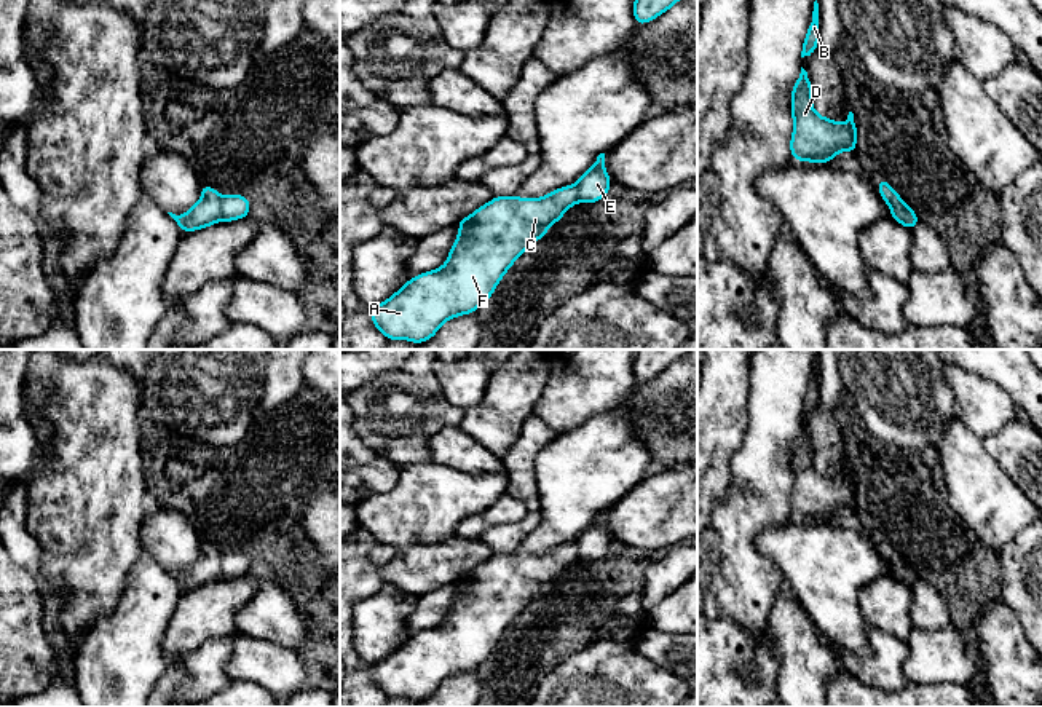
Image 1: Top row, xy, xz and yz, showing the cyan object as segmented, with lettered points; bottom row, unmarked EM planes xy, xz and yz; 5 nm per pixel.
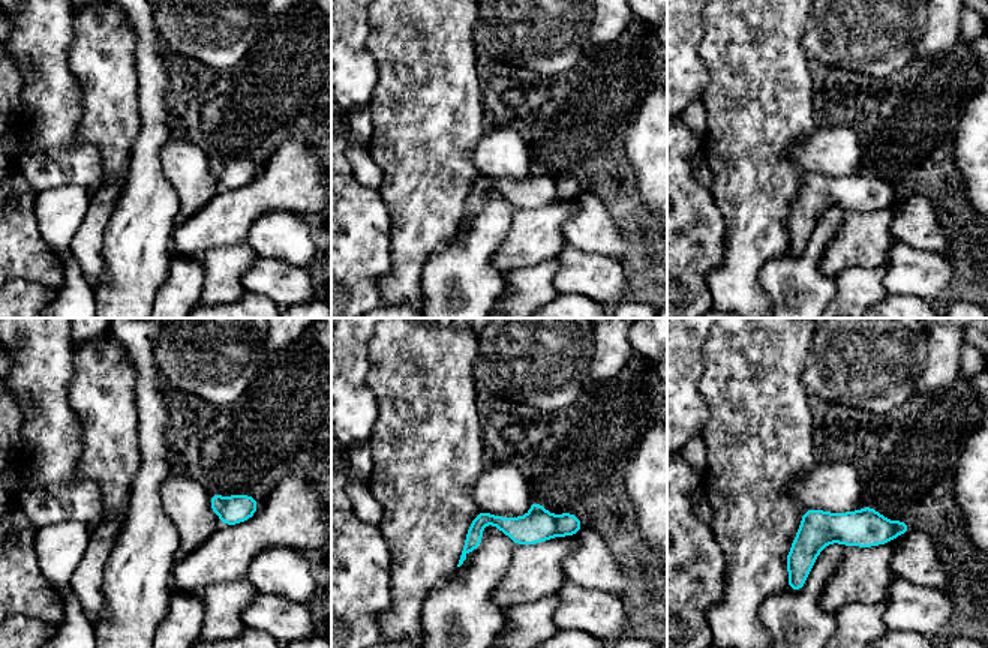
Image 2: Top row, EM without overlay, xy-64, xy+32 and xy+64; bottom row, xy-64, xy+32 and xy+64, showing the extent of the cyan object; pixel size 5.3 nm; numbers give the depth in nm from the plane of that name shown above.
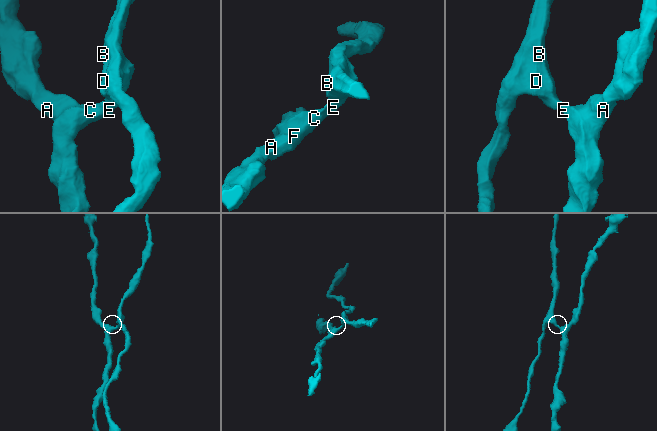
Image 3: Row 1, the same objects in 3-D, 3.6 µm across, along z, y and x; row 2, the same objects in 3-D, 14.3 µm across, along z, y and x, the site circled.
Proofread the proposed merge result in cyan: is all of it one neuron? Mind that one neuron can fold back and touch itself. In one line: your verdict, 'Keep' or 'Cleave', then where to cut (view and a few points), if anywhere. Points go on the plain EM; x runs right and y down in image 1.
Cleave. Split along xy (224, 556), (221, 560), (221, 576)

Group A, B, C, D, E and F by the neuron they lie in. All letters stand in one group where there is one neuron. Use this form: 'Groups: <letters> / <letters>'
Groups: A C F / B D E

